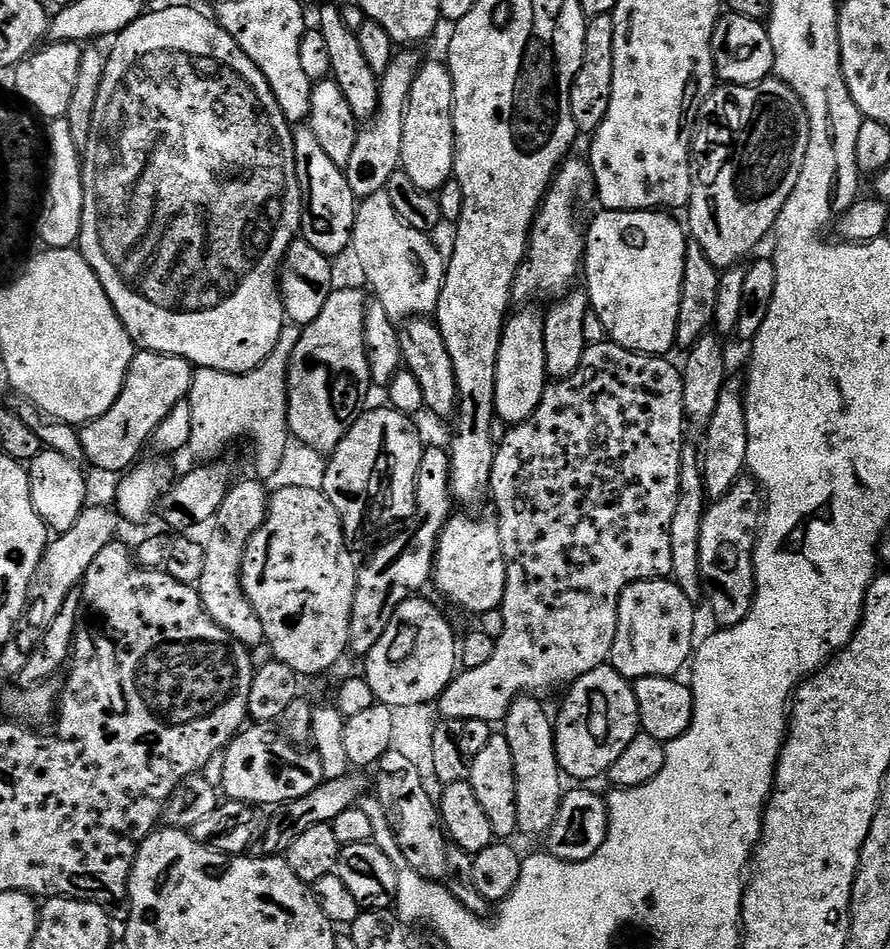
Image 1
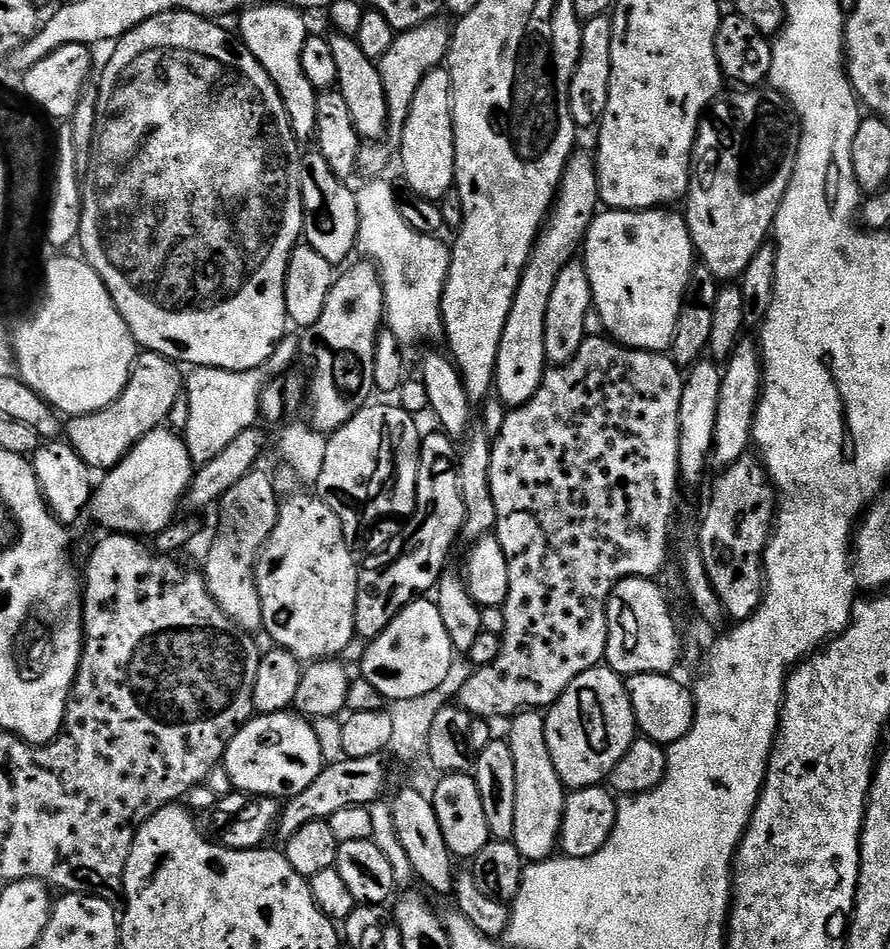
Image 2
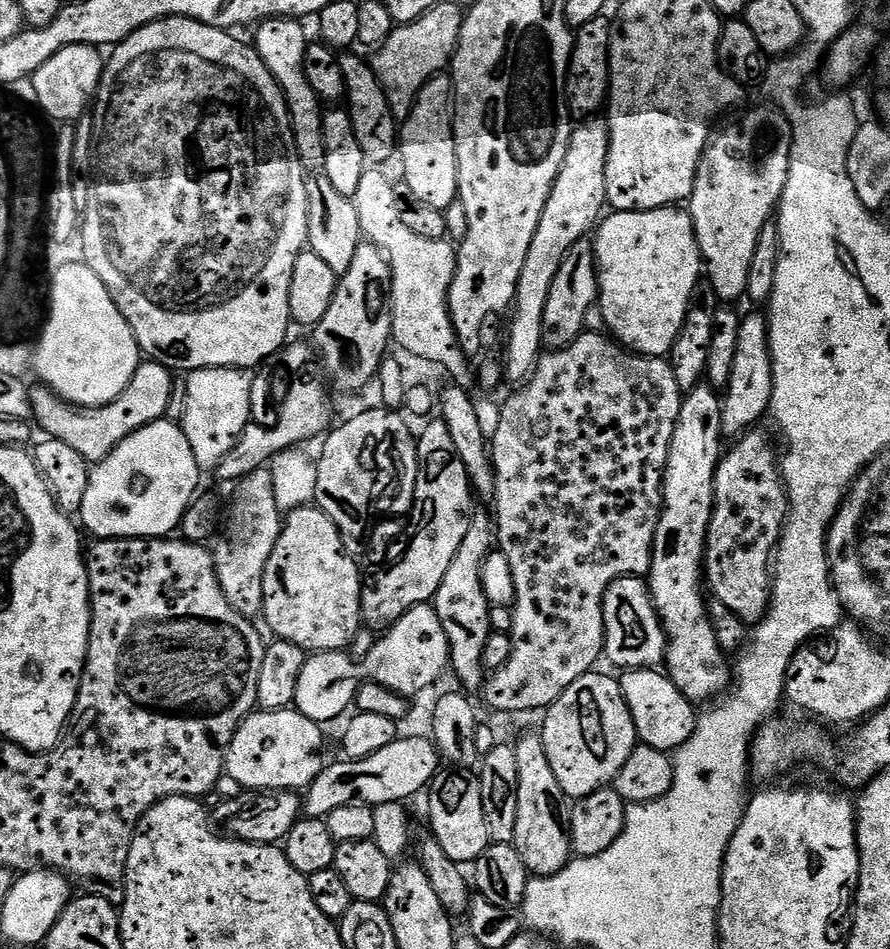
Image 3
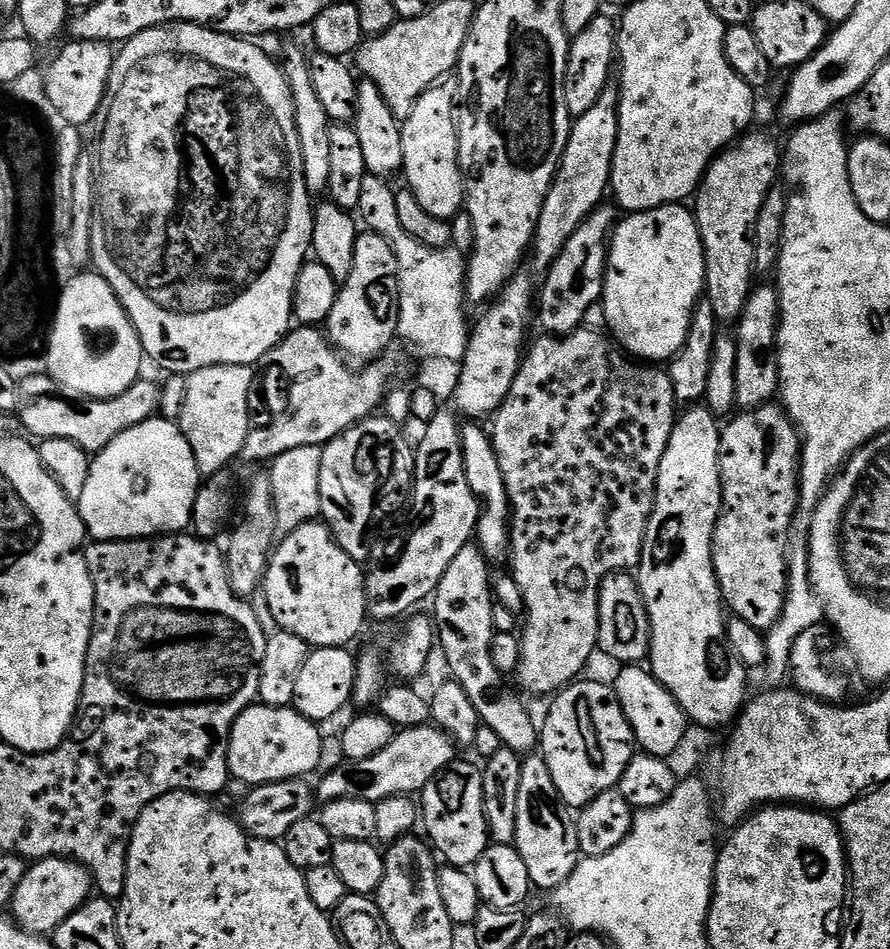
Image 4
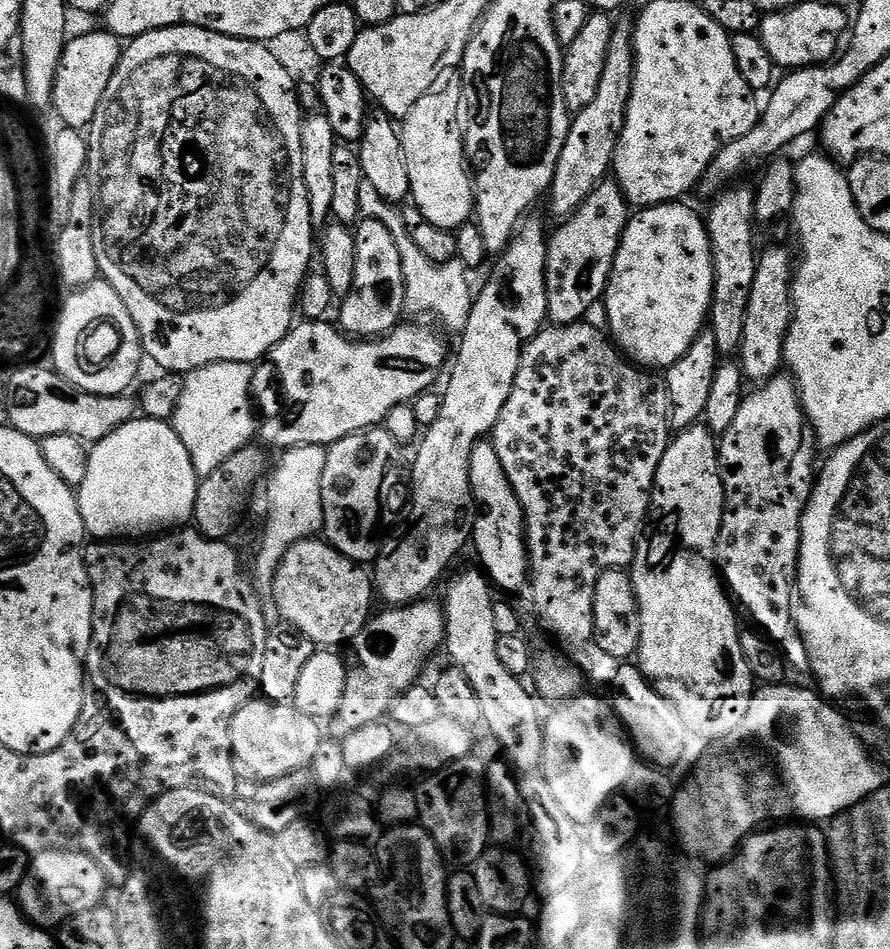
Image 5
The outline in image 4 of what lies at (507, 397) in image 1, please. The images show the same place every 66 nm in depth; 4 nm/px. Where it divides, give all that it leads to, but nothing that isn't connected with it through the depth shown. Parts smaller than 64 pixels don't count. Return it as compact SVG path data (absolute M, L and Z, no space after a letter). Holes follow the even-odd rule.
M608 86L604 93L586 110L586 114L575 117L572 133L566 142L566 150L560 159L560 167L556 169L556 177L552 179L550 190L546 194L546 202L542 206L542 214L536 223L536 234L530 245L532 268L537 274L547 272L566 244L566 238L578 230L584 219L601 205L603 196L610 188L612 179L612 159L614 146L618 138L618 114L616 107L620 104L620 94L615 87Z

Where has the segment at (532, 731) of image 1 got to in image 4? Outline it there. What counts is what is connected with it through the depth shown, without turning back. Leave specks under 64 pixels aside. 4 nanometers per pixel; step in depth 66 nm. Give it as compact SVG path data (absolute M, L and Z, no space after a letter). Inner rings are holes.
M528 754L520 761L522 778L518 781L518 818L516 819L516 839L514 847L522 854L526 870L537 889L557 888L581 863L578 846L578 830L573 813L560 799L550 778L550 770L543 756Z

